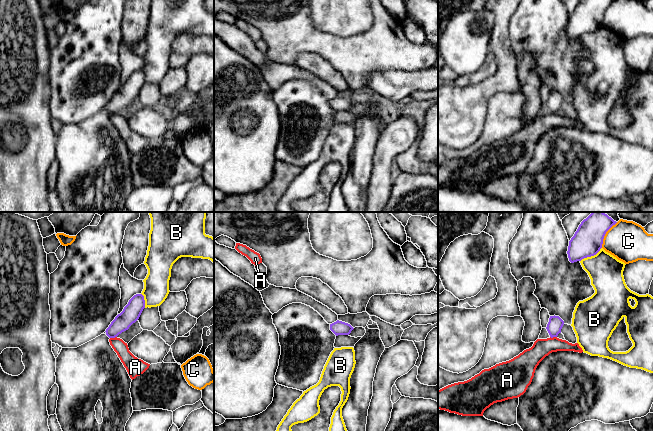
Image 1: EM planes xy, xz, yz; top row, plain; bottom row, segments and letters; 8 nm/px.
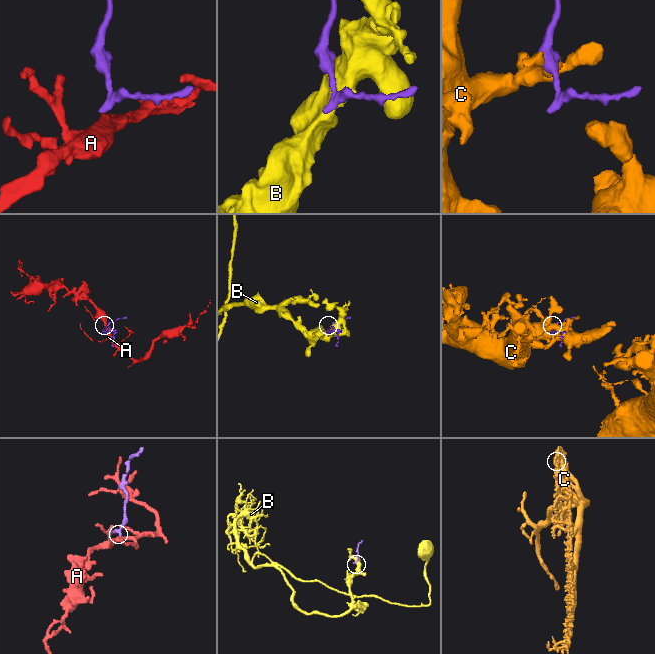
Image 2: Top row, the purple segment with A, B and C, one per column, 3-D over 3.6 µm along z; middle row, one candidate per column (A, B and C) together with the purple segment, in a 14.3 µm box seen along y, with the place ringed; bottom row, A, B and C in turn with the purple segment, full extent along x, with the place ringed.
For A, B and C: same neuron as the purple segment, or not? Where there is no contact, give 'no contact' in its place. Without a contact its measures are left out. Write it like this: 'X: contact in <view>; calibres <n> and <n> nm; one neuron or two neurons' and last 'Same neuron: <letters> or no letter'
A: contact in xy; calibres 140 and 120 nm; two neurons
B: contact in yz; calibres 240 and 280 nm; two neurons
C: contact in yz; calibres 240 and 320 nm; one neuron
Same neuron: C

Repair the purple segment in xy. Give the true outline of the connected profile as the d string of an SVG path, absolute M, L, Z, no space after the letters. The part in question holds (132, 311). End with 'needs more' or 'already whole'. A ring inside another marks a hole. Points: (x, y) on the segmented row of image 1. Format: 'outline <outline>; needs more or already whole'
outline M142 294L134 295L124 307L123 311L115 317L106 329L106 335L109 338L115 338L122 332L128 330L139 319L144 308L144 296Z; already whole

